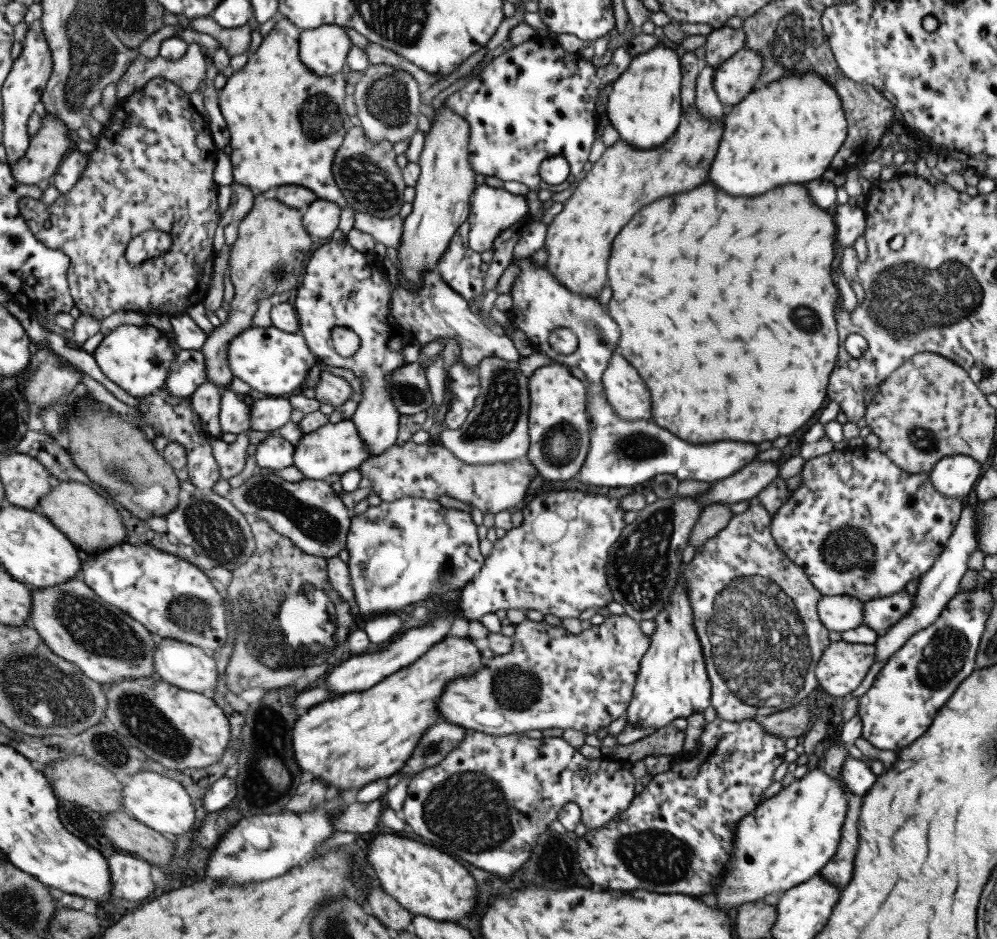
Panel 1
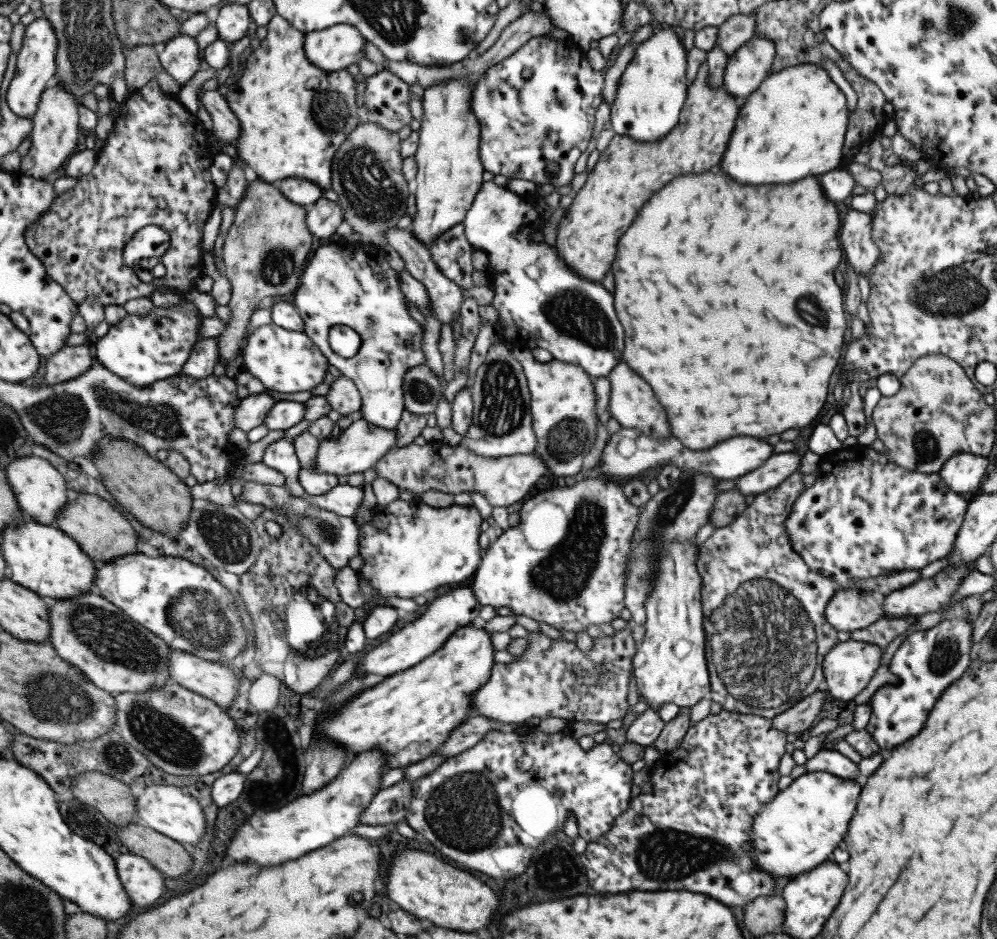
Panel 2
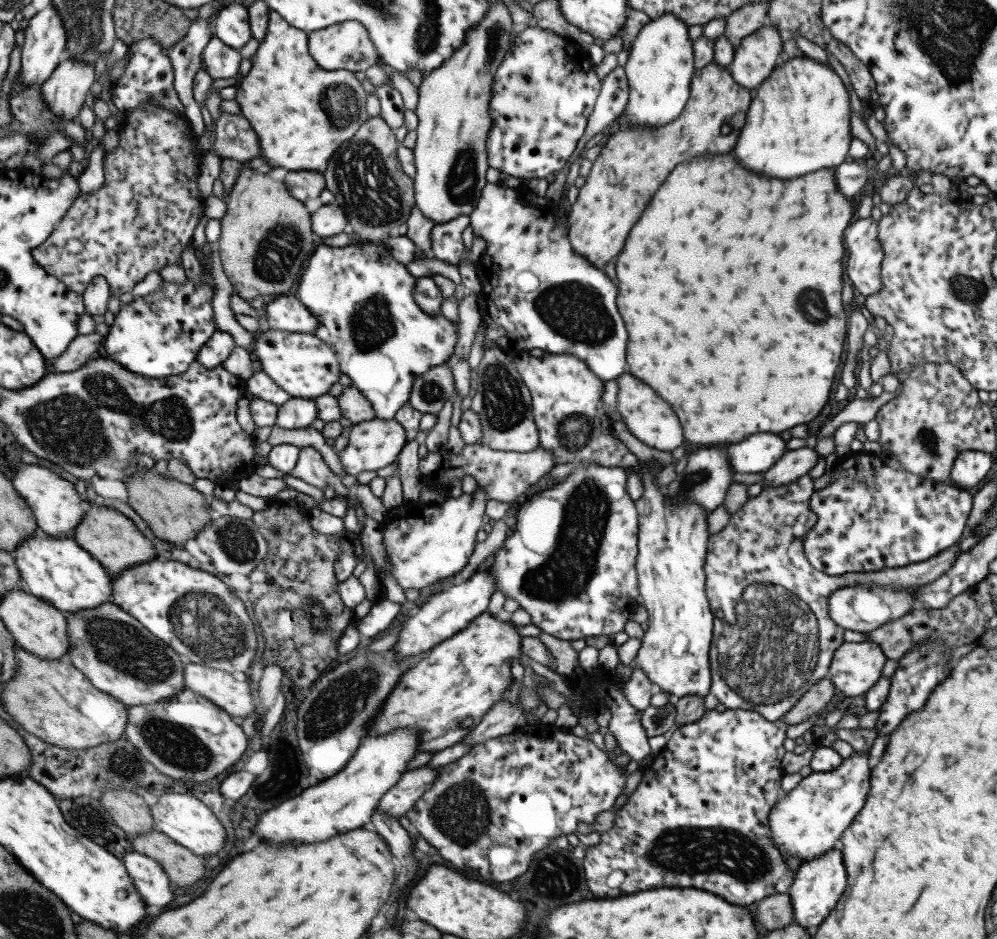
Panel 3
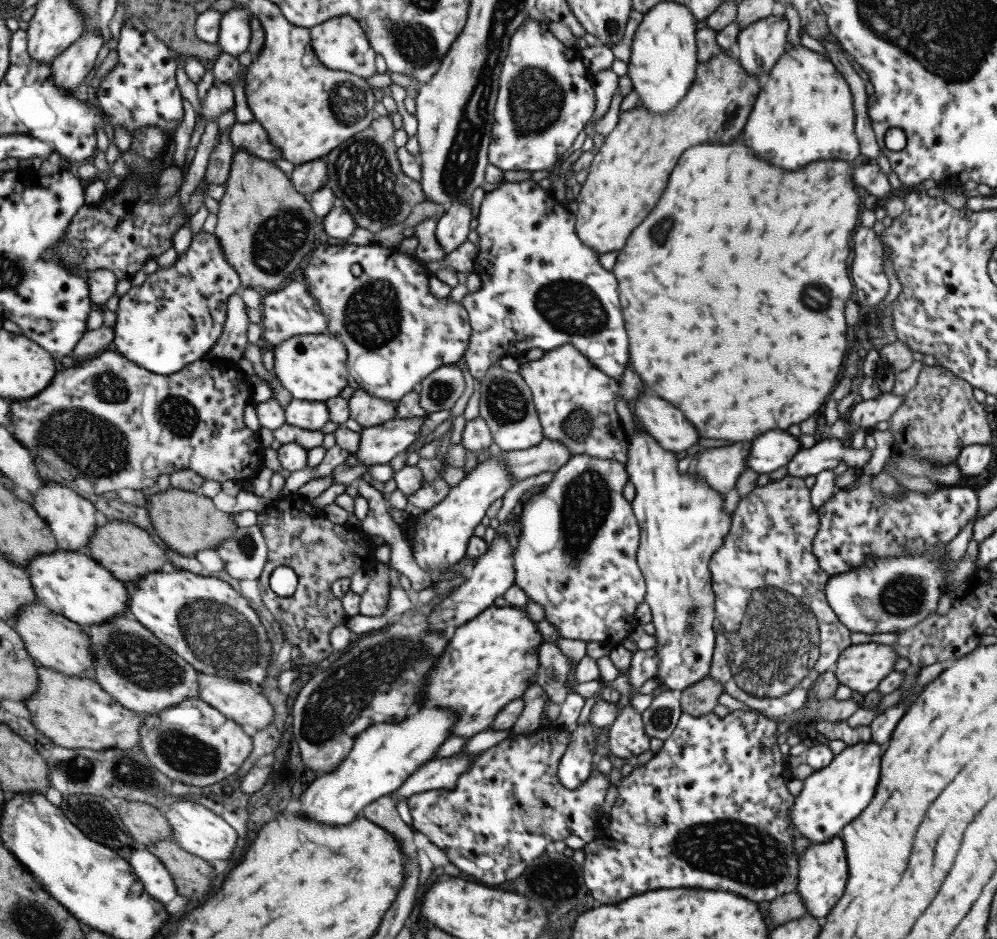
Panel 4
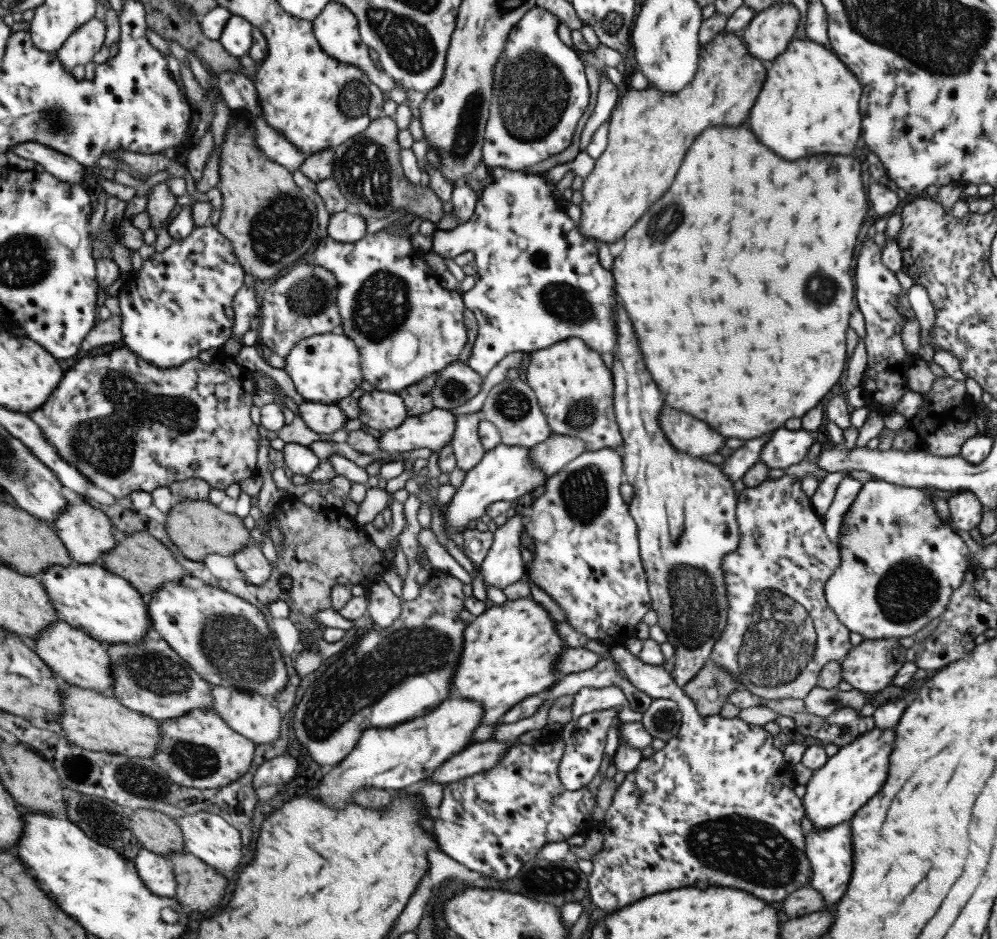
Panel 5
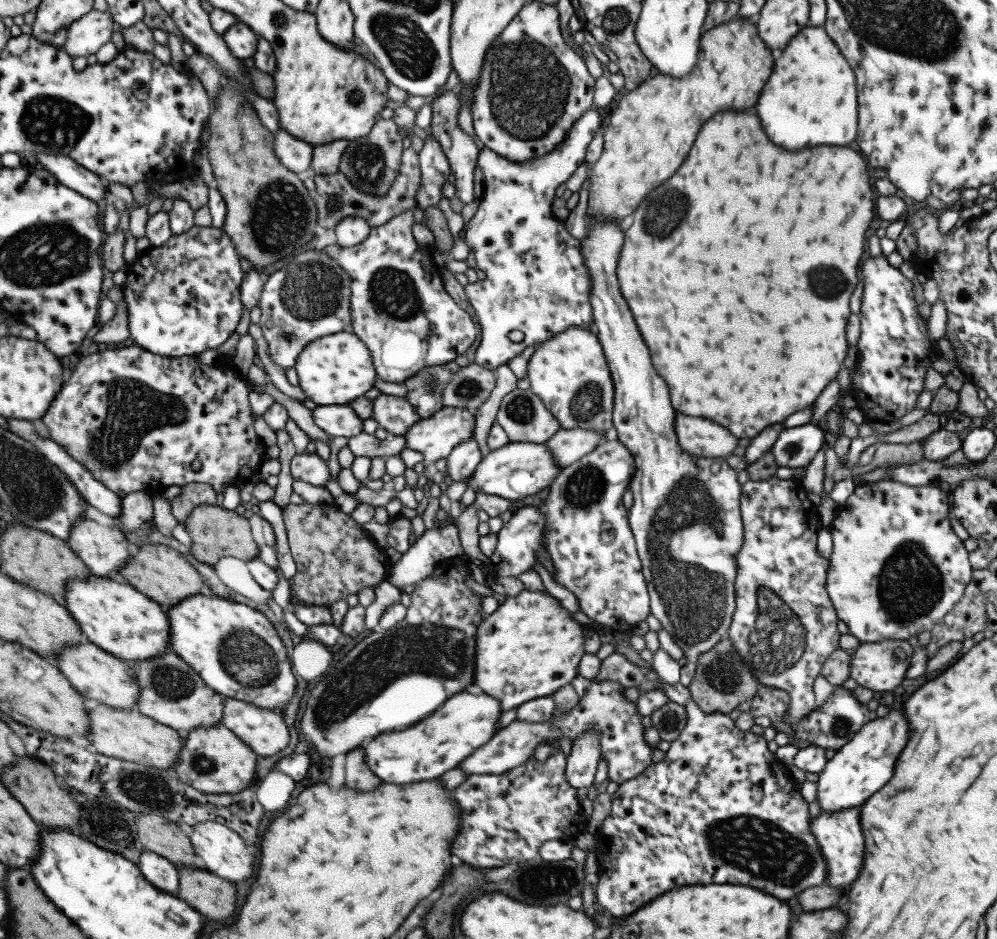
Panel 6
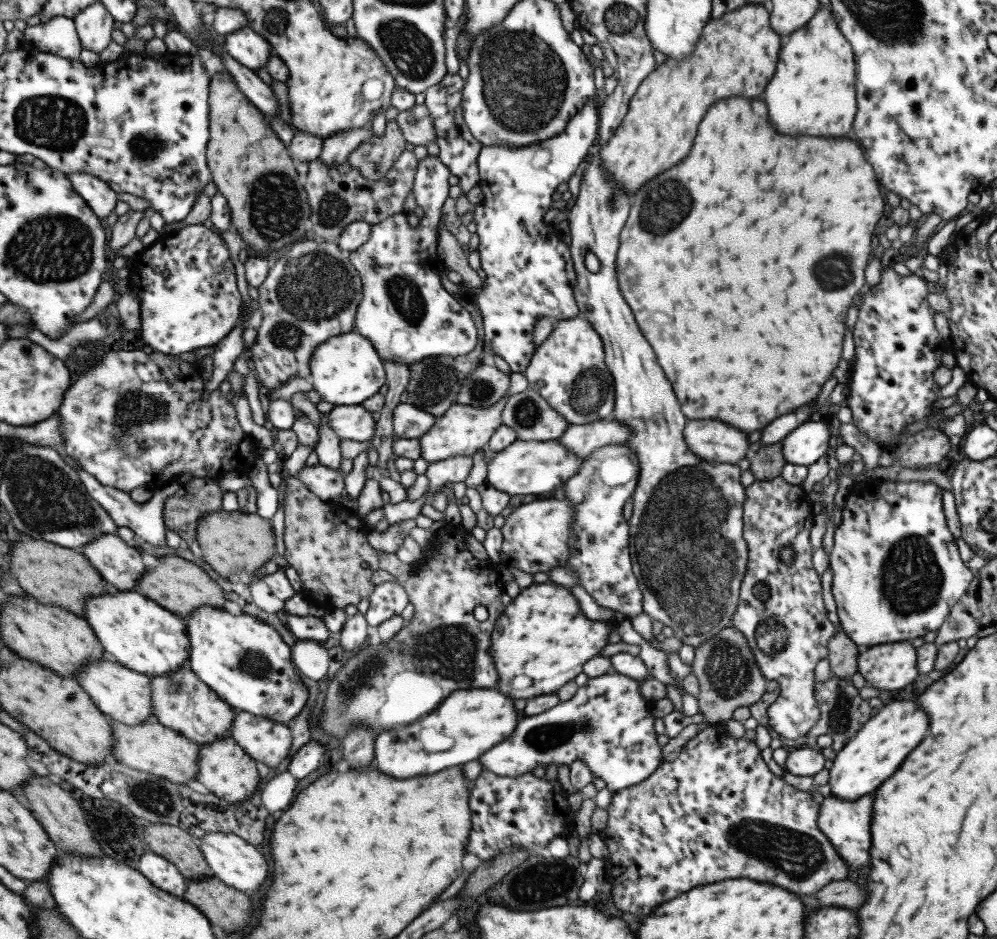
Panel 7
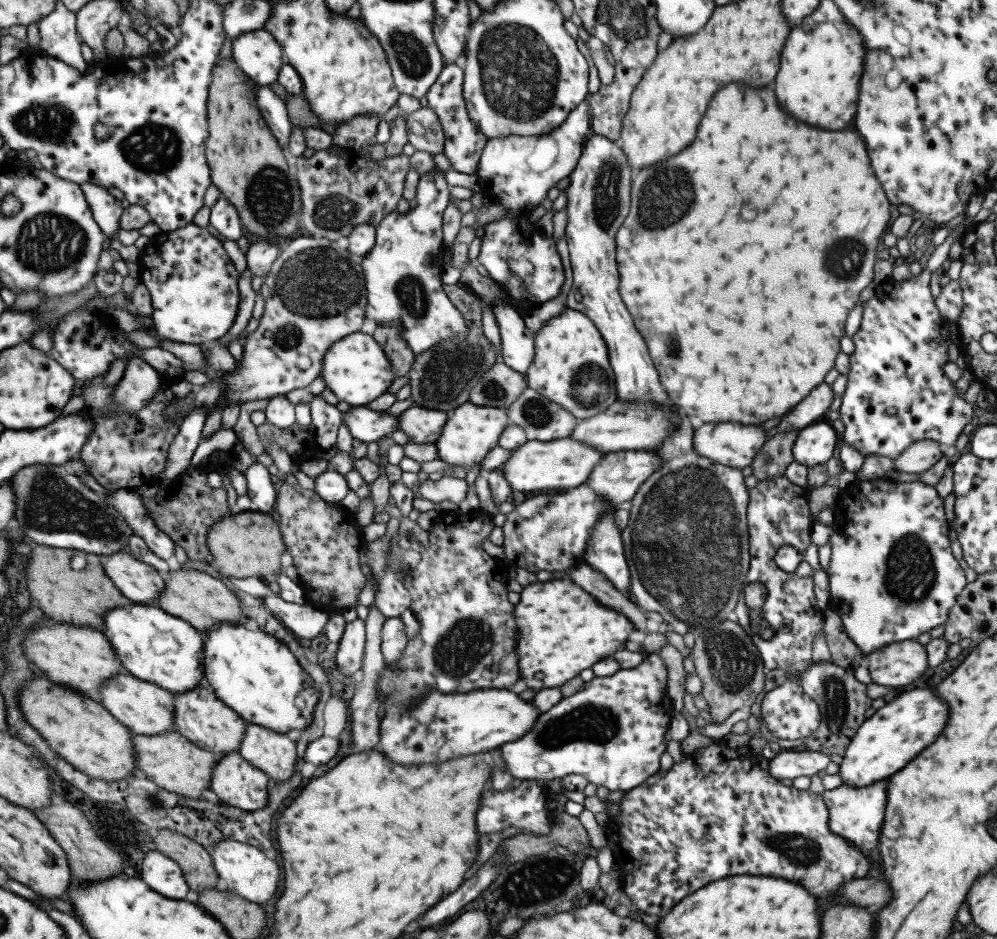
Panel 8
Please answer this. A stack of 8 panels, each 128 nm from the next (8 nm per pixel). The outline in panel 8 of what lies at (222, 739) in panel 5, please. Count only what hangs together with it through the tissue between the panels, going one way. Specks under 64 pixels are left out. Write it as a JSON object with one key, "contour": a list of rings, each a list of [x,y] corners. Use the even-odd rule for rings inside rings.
{"contour":[[[236,753],[220,755],[211,788],[223,802],[242,810],[262,810],[268,804],[271,779]]]}

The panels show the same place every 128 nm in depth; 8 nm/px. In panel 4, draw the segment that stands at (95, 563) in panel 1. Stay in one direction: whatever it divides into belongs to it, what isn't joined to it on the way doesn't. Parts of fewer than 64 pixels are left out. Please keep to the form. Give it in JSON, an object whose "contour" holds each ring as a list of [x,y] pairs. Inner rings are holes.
{"contour":[[[168,568],[149,572],[135,582],[126,583],[126,586],[129,590],[130,614],[198,672],[250,682],[256,688],[264,683],[271,666],[269,656],[272,642],[254,608],[228,583],[216,577],[200,576],[192,571]]]}

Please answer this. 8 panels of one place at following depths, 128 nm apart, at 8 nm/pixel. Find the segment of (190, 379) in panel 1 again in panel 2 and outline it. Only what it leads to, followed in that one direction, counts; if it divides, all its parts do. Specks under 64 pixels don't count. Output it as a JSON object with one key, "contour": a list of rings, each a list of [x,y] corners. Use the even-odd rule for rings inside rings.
{"contour":[[[216,337],[199,340],[192,348],[187,363],[183,366],[181,372],[197,379],[210,376],[221,357],[216,345],[218,345],[218,338]]]}

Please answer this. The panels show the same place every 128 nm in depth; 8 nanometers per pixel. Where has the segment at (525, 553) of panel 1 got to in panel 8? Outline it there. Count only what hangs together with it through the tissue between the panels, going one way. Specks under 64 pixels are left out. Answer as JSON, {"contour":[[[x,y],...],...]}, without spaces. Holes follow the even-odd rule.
{"contour":[[[622,450],[608,452],[605,453],[605,456],[602,457],[602,460],[592,471],[592,475],[584,483],[590,485],[598,496],[604,498],[603,501],[607,504],[607,512],[593,526],[581,563],[591,566],[604,574],[627,597],[632,595],[629,566],[628,562],[626,562],[627,556],[624,556],[622,530],[615,525],[615,512],[617,506],[620,503],[630,501],[640,486],[662,465],[662,457],[654,451]]]}

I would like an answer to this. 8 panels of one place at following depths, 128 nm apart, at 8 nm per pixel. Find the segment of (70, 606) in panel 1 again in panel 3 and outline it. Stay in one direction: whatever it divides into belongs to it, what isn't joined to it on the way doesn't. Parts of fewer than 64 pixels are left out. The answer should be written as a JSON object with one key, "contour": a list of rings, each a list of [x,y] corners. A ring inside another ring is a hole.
{"contour":[[[105,602],[98,608],[68,612],[66,616],[69,634],[69,651],[66,660],[85,674],[85,678],[88,678],[97,690],[116,698],[127,708],[156,704],[158,701],[170,699],[185,690],[184,658],[160,638],[156,638],[141,622],[118,605]]]}

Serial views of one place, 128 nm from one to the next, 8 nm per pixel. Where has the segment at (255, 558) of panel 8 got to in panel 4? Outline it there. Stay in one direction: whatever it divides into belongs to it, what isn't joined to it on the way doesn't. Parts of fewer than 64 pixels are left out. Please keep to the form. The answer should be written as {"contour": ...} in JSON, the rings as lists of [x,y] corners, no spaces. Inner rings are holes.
{"contour":[[[169,488],[168,490],[147,490],[150,492],[147,508],[158,536],[174,551],[184,556],[195,556],[201,550],[214,549],[230,538],[237,528],[237,522],[230,513],[214,506],[213,500],[204,494],[191,490]]]}

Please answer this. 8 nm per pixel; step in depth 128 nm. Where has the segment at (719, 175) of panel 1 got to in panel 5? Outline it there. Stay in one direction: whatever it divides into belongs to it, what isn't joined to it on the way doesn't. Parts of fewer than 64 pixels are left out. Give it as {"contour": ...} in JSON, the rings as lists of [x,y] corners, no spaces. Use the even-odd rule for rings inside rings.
{"contour":[[[807,36],[795,37],[787,49],[767,65],[767,77],[751,108],[746,125],[766,144],[772,152],[786,160],[796,160],[812,154],[846,154],[860,155],[862,142],[862,115],[859,100],[862,94],[861,84],[851,70],[823,44],[810,40]]]}

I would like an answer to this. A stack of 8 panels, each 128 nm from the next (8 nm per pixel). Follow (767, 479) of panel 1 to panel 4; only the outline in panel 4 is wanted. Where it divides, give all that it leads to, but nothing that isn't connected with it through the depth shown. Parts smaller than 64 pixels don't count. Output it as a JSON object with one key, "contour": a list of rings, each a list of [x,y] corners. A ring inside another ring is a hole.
{"contour":[[[827,437],[812,448],[801,448],[786,464],[787,475],[794,478],[816,477],[822,470],[836,468],[840,462],[845,462],[850,468],[859,467],[862,470],[872,457],[872,452],[866,447],[844,447],[839,438]]]}

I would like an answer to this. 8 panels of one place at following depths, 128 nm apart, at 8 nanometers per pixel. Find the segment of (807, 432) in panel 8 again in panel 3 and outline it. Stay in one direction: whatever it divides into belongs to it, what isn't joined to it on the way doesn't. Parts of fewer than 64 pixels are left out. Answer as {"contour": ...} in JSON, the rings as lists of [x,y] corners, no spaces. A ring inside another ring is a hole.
{"contour":[[[752,434],[746,440],[728,446],[732,472],[766,473],[787,451],[787,442],[778,434]]]}

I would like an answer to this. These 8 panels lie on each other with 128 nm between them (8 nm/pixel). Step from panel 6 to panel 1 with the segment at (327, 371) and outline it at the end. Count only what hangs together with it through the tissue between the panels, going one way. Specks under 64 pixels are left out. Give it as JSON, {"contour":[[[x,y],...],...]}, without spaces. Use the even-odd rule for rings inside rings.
{"contour":[[[270,325],[248,327],[240,335],[236,335],[230,341],[227,359],[233,376],[247,382],[256,392],[269,397],[286,397],[292,390],[304,385],[317,358],[301,333],[286,333]]]}

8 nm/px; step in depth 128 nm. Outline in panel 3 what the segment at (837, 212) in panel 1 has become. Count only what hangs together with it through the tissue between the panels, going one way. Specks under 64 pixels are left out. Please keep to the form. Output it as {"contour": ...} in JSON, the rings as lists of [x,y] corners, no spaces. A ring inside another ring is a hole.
{"contour":[[[858,218],[848,227],[845,236],[848,248],[846,274],[860,294],[871,296],[882,287],[883,248],[877,238],[877,223],[872,218]]]}

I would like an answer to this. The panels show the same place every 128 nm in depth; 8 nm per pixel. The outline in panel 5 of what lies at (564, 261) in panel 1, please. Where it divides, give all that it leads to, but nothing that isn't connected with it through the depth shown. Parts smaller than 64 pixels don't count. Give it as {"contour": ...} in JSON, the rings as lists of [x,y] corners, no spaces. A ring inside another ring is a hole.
{"contour":[[[726,30],[701,47],[695,77],[675,93],[662,93],[650,84],[642,90],[627,87],[620,95],[620,102],[609,117],[608,145],[595,160],[594,169],[584,179],[582,191],[582,217],[578,230],[584,238],[613,244],[624,238],[634,222],[644,216],[644,212],[654,204],[672,184],[688,146],[694,138],[710,126],[737,127],[744,125],[751,108],[767,77],[767,64],[750,54],[745,38]]]}

